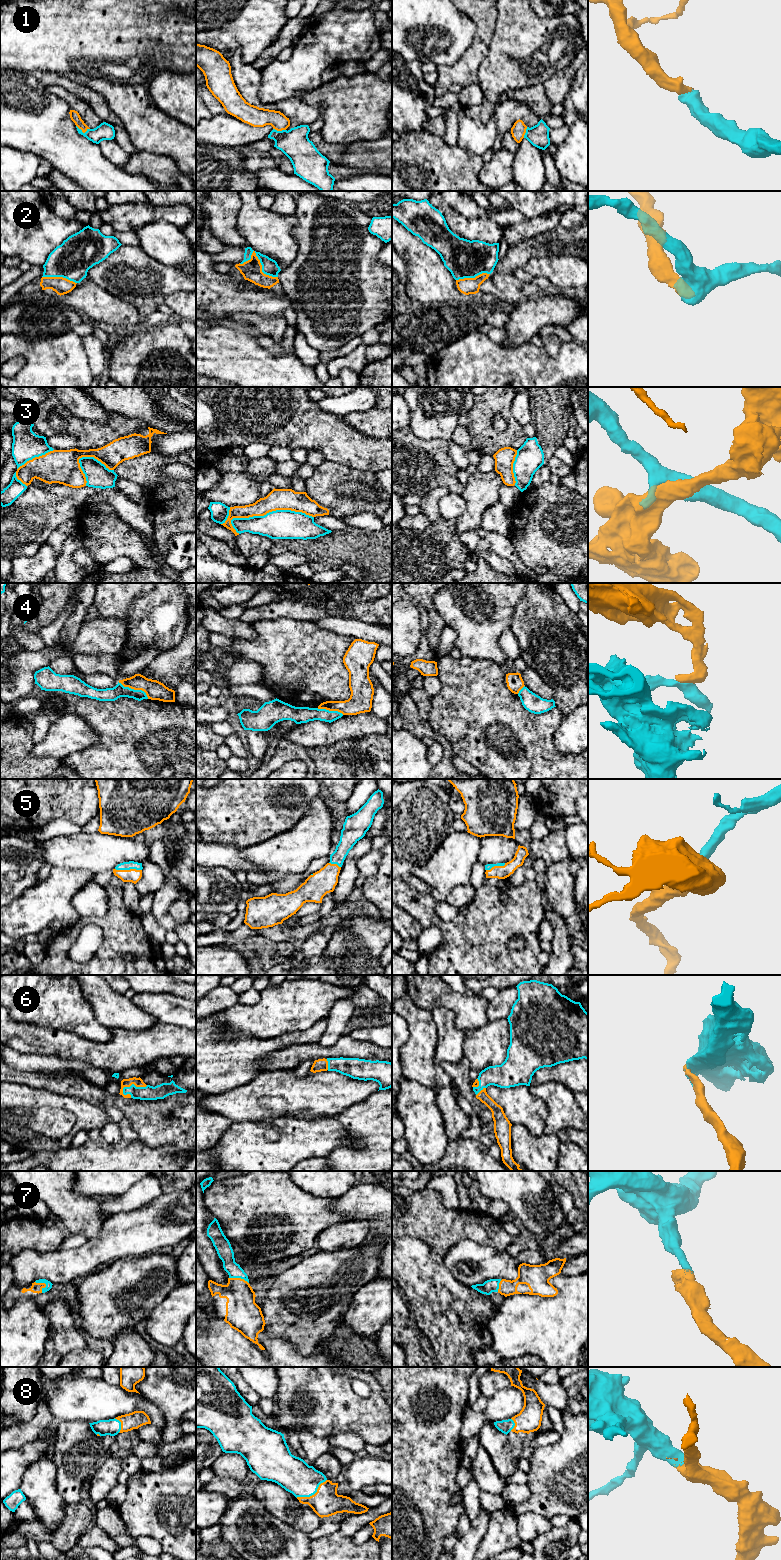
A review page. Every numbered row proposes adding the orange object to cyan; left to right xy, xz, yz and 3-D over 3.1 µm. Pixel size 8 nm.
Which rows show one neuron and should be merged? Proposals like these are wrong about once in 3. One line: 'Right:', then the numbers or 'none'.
Right: 1, 5, 6, 7, 8

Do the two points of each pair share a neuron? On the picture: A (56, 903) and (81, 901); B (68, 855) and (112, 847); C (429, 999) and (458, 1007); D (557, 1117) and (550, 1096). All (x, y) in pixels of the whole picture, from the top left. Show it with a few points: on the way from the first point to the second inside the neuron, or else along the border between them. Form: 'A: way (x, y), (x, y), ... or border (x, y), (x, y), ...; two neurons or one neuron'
A: border (86, 883), (72, 899), (72, 906), (80, 916); two neurons
B: way (79, 852), (101, 852); one neuron
C: way (436, 997), (446, 997), (451, 1000); one neuron
D: way (557, 1112), (557, 1103), (555, 1101); one neuron

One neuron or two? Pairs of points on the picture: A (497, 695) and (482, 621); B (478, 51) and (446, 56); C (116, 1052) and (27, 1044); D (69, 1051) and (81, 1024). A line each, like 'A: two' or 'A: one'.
A: two
B: two
C: one
D: two

